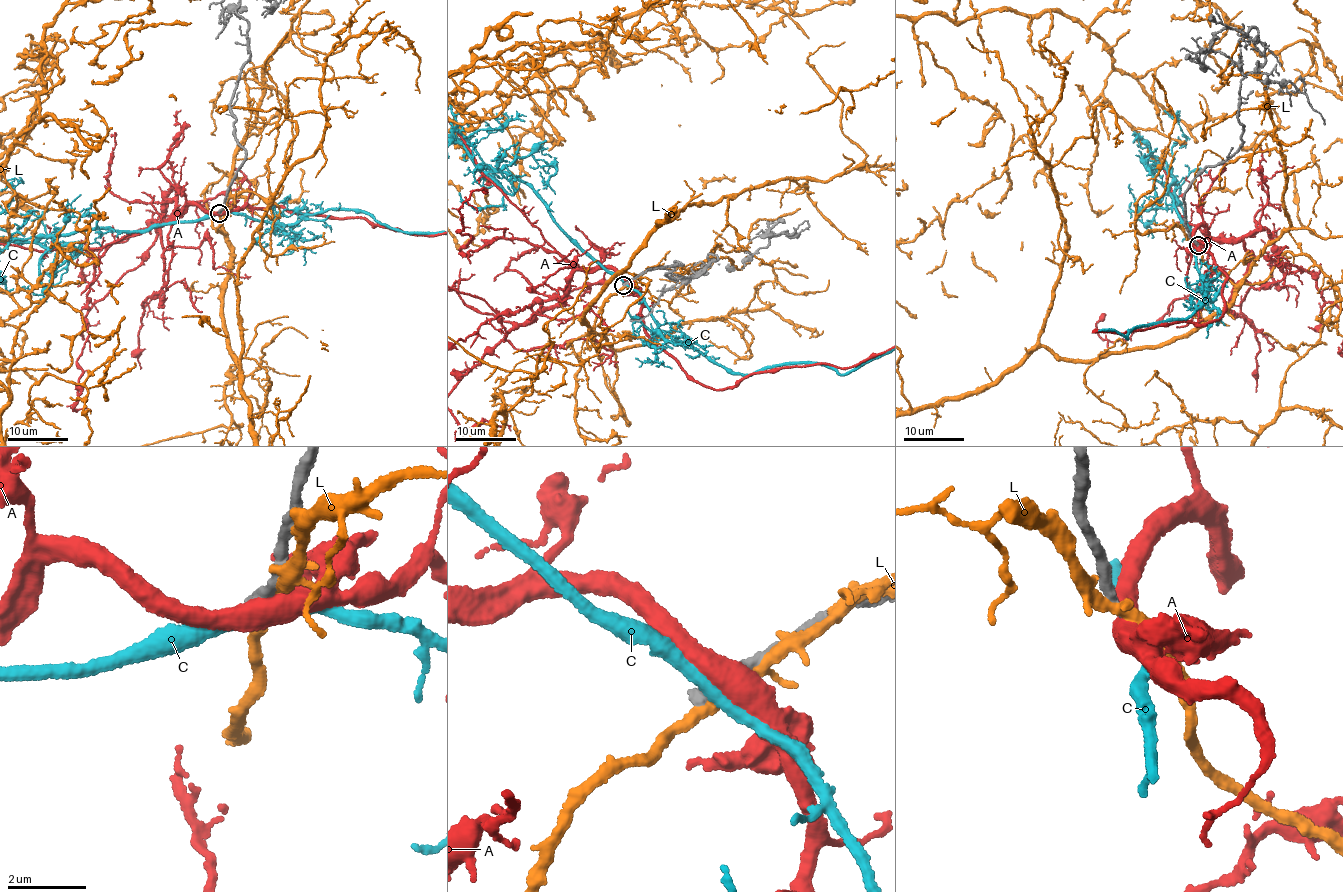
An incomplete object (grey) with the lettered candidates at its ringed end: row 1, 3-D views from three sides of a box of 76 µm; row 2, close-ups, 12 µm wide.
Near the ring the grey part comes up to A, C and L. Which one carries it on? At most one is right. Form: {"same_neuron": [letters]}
{"same_neuron": []}

